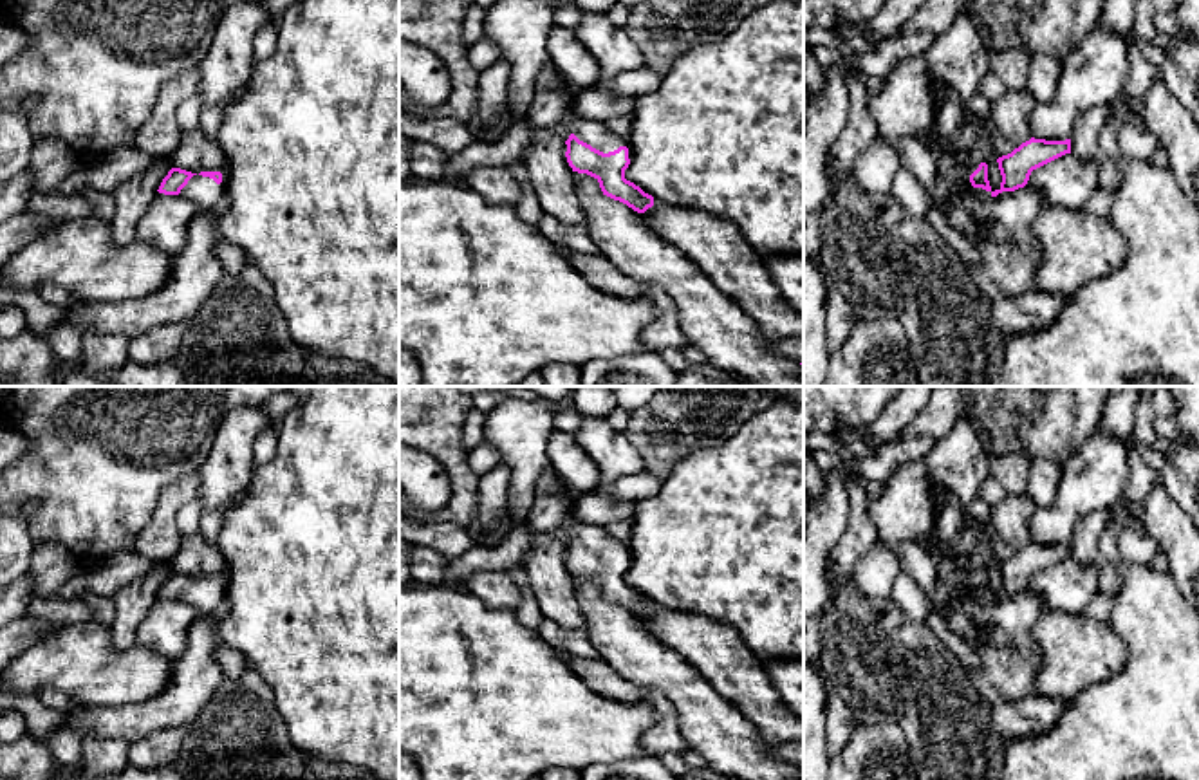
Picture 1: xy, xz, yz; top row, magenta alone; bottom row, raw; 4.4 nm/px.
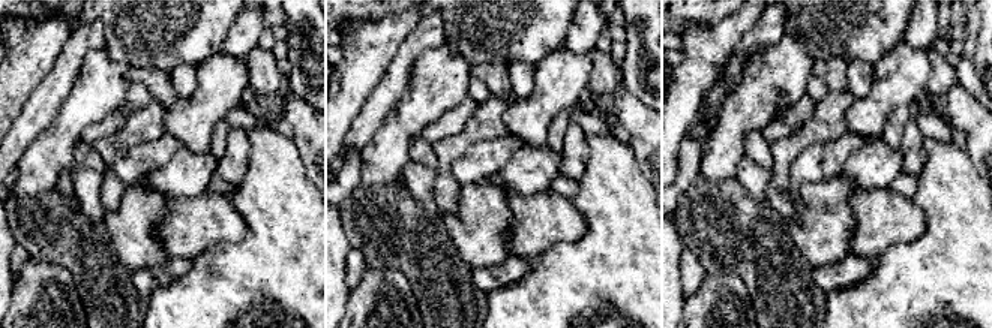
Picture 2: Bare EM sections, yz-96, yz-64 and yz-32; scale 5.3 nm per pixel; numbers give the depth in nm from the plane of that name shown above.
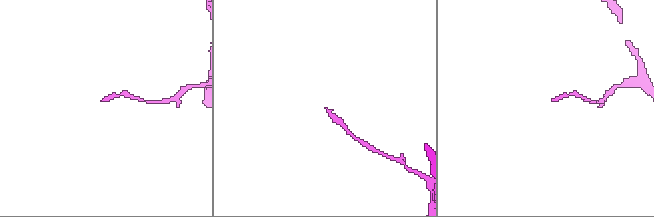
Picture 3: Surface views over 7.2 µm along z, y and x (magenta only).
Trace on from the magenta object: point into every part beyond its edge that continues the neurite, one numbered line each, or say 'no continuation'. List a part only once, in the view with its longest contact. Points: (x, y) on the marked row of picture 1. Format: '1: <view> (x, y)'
1: xz (553, 107)

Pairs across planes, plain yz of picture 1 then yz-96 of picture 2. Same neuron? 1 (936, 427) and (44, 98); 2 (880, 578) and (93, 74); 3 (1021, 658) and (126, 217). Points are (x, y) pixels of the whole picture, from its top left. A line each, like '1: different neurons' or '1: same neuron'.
1: same neuron
2: same neuron
3: same neuron

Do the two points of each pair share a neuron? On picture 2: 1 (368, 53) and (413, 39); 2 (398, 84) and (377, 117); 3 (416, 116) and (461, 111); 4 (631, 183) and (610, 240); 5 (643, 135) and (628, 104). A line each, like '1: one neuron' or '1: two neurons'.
1: two neurons
2: one neuron
3: two neurons
4: one neuron
5: one neuron

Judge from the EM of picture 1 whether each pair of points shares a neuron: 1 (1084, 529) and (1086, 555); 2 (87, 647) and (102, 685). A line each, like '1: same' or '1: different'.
1: same
2: same

